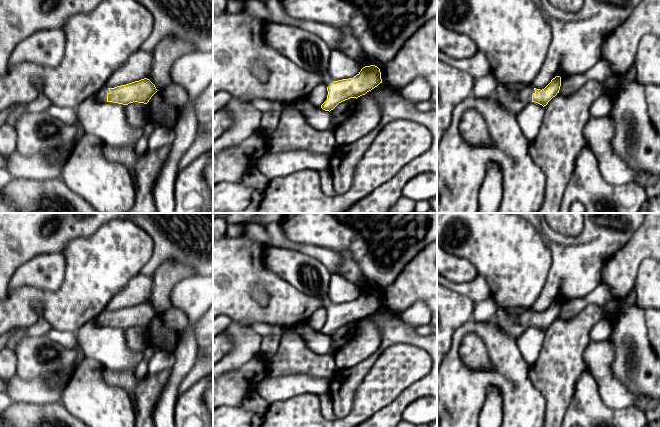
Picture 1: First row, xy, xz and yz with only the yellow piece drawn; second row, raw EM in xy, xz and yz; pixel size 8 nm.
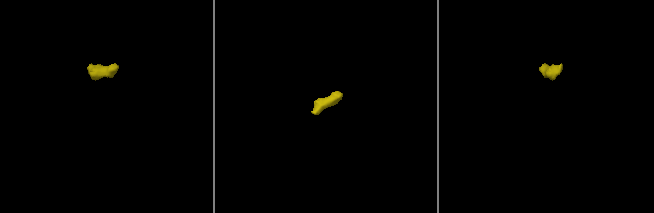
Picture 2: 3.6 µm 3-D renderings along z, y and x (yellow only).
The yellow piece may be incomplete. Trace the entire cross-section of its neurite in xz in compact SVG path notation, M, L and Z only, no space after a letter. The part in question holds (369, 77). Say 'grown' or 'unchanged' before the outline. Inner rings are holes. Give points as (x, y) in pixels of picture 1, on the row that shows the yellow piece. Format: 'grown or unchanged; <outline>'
grown; M269 23L264 36L272 48L296 66L323 75L328 91L327 100L321 105L325 111L330 112L350 98L357 99L382 83L380 69L375 65L363 67L353 78L334 81L328 72L332 49L316 34L299 26Z

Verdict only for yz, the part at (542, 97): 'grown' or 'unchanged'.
grown

